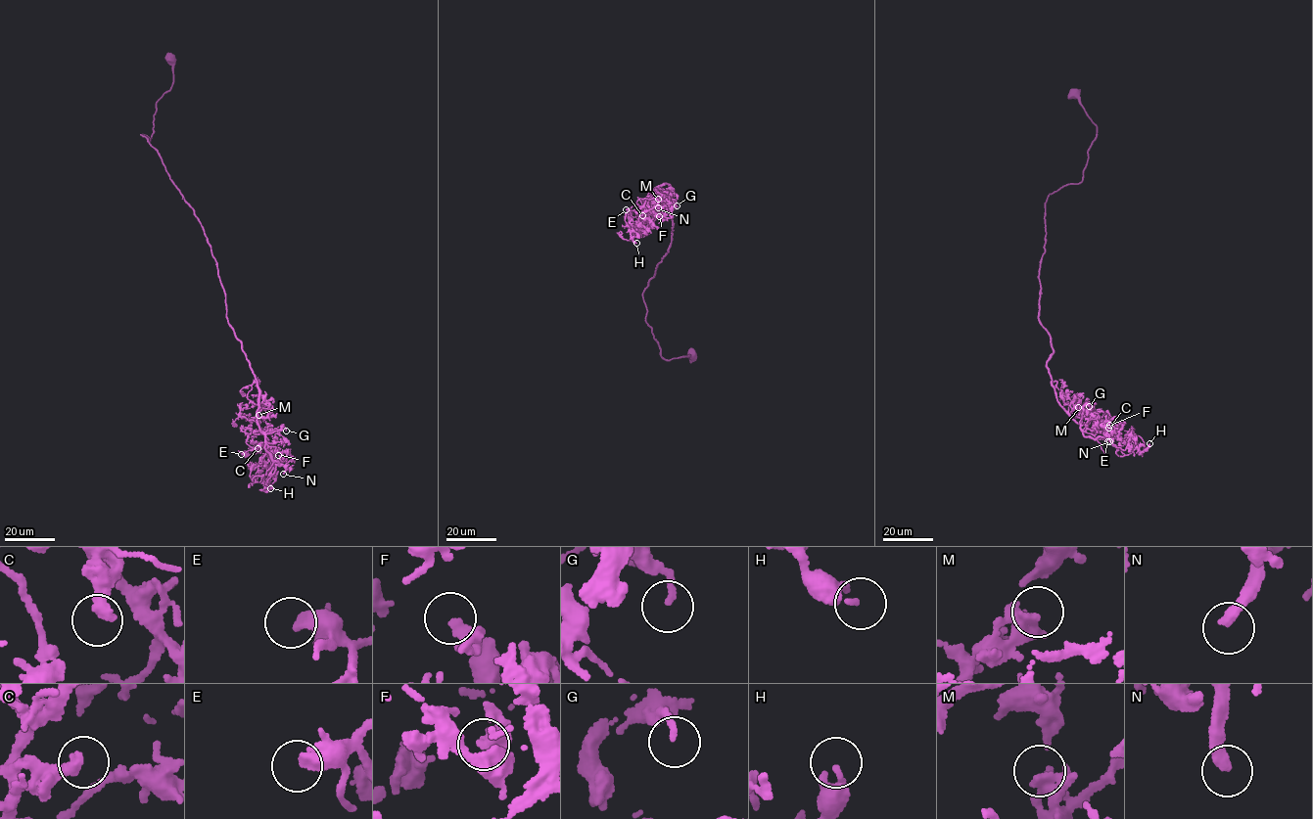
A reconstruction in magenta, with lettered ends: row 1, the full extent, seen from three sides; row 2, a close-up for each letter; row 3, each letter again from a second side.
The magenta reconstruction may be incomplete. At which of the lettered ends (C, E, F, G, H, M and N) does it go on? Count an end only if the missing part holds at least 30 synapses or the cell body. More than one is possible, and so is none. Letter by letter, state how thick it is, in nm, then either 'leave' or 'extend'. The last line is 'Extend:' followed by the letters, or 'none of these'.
C: calibre 400 nm; leave
E: calibre 280 nm; leave
F: calibre 320 nm; leave
G: calibre 160 nm; leave
H: calibre 200 nm; leave
M: calibre 380 nm; leave
N: calibre 320 nm; extend
Extend: N

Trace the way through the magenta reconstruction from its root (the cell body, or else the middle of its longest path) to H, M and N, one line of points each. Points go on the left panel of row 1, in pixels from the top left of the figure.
H: (171, 60), (152, 138), (141, 135), (216, 263), (278, 464), (252, 480), (270, 488)
M: (171, 60), (152, 138), (141, 135), (207, 238), (257, 381), (250, 421), (258, 415)
N: (171, 60), (152, 138), (141, 135), (207, 238), (257, 381), (265, 449), (283, 474)

